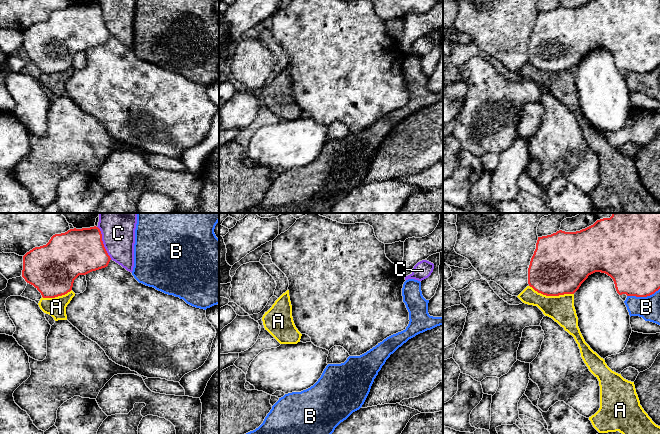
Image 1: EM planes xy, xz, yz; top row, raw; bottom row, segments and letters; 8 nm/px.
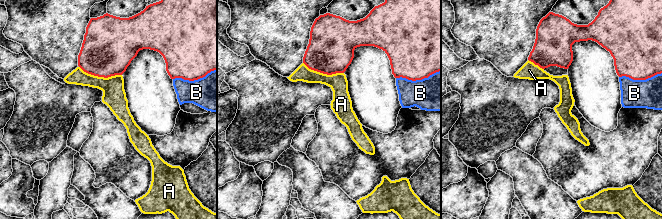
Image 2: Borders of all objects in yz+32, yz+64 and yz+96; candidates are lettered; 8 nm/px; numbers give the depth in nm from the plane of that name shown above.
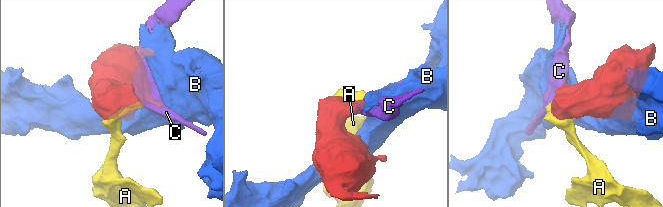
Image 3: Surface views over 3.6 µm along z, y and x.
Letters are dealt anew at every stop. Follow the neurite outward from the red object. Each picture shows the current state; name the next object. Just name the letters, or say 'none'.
none

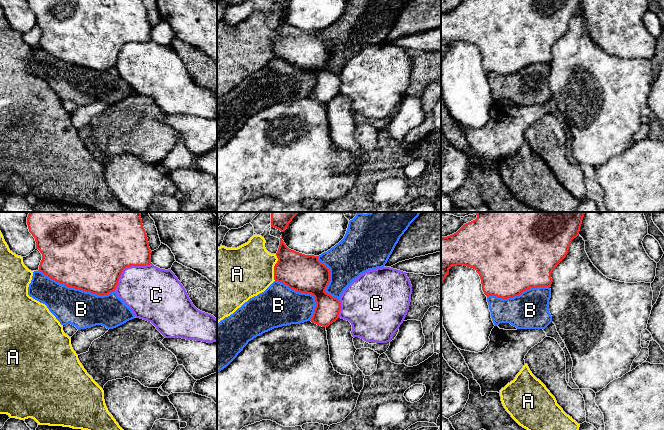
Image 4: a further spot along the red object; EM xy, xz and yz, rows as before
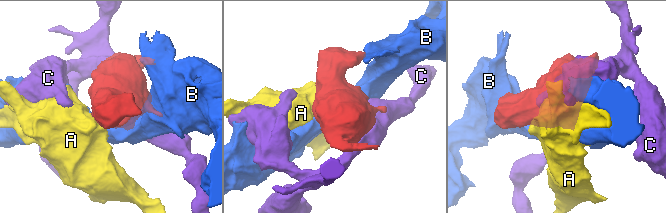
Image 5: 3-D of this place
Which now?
none

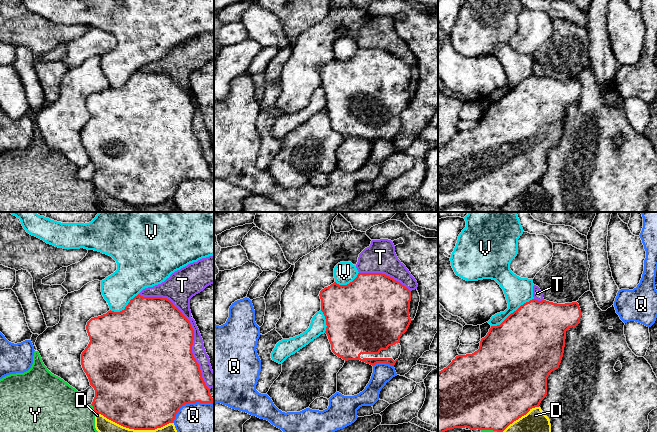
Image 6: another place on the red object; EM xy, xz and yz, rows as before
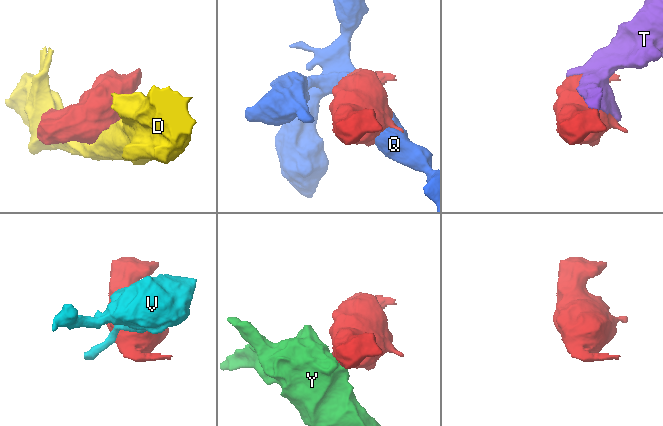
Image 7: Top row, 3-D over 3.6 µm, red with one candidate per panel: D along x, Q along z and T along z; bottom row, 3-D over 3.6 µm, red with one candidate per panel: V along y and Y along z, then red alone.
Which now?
none

